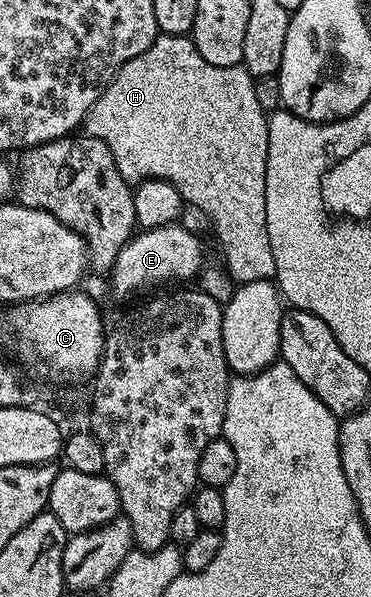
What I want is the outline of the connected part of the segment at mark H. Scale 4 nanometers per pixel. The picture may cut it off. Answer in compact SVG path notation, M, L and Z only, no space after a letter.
M162 33L136 59L124 63L120 71L112 79L109 87L100 95L98 102L93 105L84 118L84 129L89 136L100 139L112 151L112 159L116 159L116 167L120 175L131 183L146 181L149 177L164 179L180 191L183 202L187 206L195 205L204 216L210 217L210 225L218 236L218 245L222 248L222 257L226 260L225 272L231 282L243 285L244 283L256 283L257 281L269 281L276 274L276 258L272 255L272 243L270 242L270 228L266 222L266 164L268 163L268 113L260 107L256 100L255 78L250 76L242 65L232 67L216 67L196 51L193 40L189 36L177 37L171 33Z

